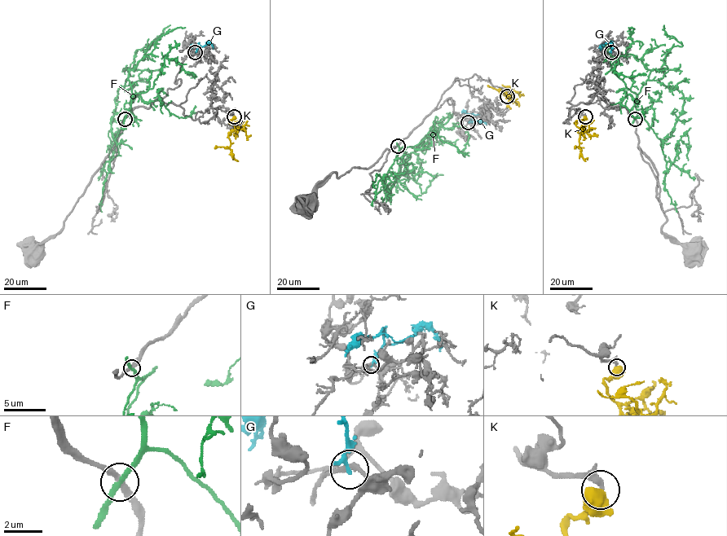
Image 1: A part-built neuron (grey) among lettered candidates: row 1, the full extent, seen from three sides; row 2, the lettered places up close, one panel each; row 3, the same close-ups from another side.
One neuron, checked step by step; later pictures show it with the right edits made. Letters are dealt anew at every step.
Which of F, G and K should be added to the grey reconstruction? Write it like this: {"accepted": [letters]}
{"accepted": ["K"]}

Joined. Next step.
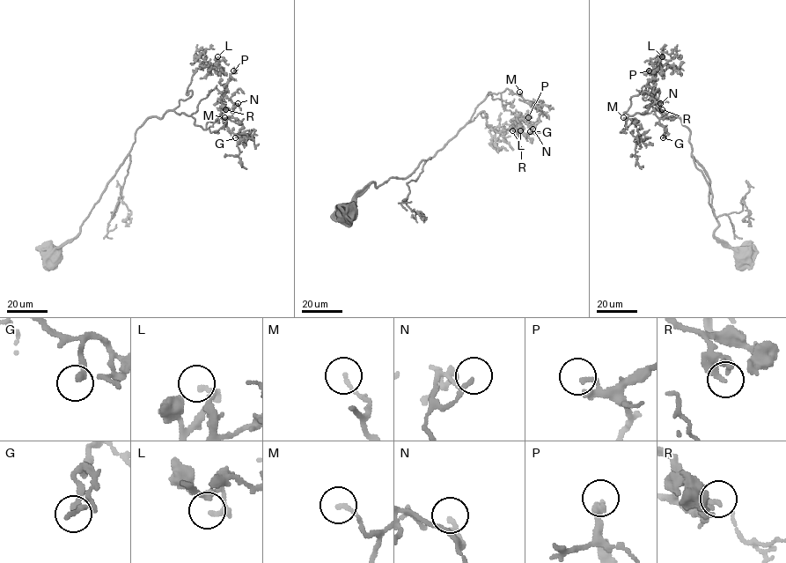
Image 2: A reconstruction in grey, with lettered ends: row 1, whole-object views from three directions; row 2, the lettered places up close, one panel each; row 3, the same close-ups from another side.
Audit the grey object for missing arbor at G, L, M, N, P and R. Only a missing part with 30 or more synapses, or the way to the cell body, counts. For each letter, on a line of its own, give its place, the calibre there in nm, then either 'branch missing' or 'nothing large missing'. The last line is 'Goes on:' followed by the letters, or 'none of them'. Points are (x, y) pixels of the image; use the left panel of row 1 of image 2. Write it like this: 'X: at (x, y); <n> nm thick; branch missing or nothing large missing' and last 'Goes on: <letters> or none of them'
G: at (235, 137); 260 nm thick; nothing large missing
L: at (217, 56); 260 nm thick; nothing large missing
M: at (224, 117); 140 nm thick; nothing large missing
N: at (238, 103); 170 nm thick; nothing large missing
P: at (233, 70); 170 nm thick; nothing large missing
R: at (225, 109); 220 nm thick; nothing large missing
Goes on: none of them

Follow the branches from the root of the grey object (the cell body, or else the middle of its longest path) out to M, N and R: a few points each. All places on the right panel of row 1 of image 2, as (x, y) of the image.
M: (742, 255), (714, 234), (709, 178), (681, 120), (635, 113), (620, 132), (623, 117)
N: (742, 255), (714, 234), (709, 178), (692, 154), (690, 130), (659, 111), (624, 113), (643, 85), (660, 103)
R: (742, 255), (714, 234), (709, 178), (692, 154), (690, 130), (659, 111), (624, 113), (643, 85), (662, 109)

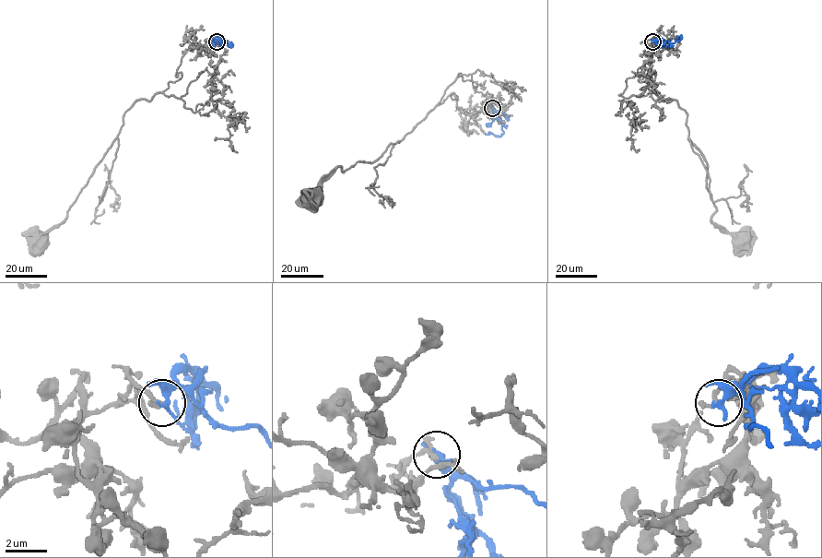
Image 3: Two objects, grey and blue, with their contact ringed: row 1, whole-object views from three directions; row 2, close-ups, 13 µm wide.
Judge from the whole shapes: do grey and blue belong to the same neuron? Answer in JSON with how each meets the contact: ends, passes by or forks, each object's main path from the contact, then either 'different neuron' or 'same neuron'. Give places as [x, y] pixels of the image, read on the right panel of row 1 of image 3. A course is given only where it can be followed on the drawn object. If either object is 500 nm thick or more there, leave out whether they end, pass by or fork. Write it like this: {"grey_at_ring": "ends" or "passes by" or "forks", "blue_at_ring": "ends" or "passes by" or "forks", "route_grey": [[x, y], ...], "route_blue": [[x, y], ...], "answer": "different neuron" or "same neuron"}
{"grey_at_ring": "ends", "blue_at_ring": "passes by", "route_grey": [[653, 41], [659, 48], [638, 80], [686, 112], [688, 138], [706, 162], [710, 220], [740, 241]], "route_blue": [[653, 41], [656, 40], [674, 43], [681, 39], [680, 36], [678, 38]], "answer": "different neuron"}

